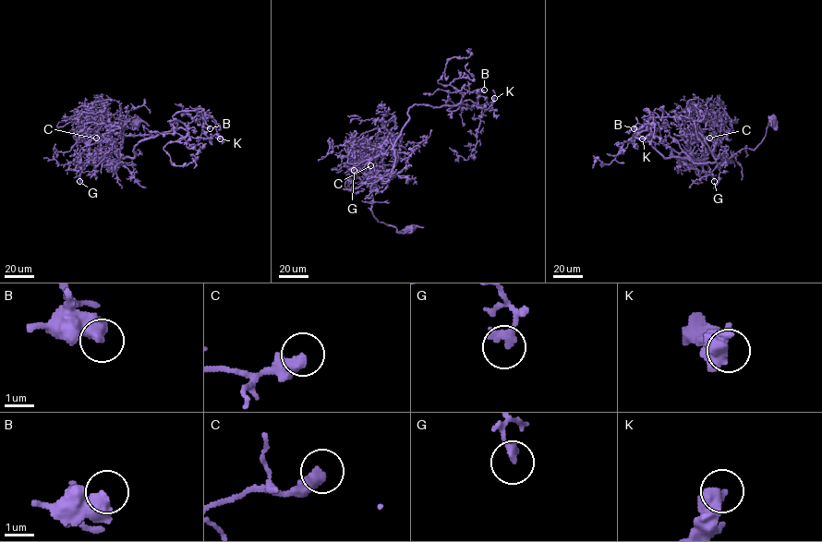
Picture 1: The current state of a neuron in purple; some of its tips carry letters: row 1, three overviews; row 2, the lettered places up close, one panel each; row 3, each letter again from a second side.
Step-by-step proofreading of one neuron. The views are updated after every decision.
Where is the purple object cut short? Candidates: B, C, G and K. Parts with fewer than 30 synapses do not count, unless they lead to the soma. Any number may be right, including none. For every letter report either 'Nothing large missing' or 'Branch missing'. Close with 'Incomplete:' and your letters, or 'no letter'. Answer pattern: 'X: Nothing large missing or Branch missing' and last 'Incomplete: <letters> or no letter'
B: Nothing large missing
C: Nothing large missing
G: Nothing large missing
K: Branch missing
Incomplete: K

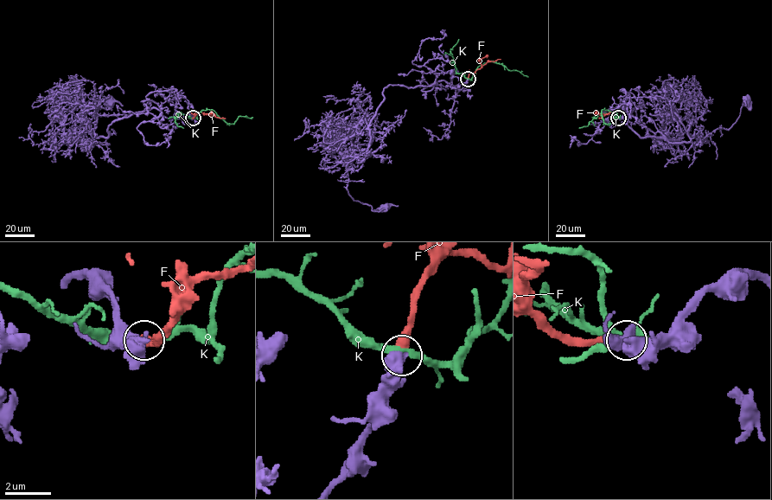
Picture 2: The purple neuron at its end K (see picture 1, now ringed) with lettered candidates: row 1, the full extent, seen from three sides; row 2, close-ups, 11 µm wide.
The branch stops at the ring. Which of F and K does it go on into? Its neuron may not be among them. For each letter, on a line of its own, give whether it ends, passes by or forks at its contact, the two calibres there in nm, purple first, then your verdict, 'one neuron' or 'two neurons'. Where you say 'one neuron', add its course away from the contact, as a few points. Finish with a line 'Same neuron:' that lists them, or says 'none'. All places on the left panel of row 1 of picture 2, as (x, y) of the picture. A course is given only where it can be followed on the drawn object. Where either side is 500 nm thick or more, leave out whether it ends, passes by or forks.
F: 650 nm thick on the purple side, 400 nm on the other; one neuron; it runs (192, 118), (201, 112), (226, 118)
K: 700 nm thick on the purple side, 280 nm on the other; two neurons
Same neuron: F

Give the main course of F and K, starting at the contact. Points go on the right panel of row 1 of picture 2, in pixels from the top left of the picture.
F: (618, 118), (609, 112), (599, 118)
K: (618, 118), (615, 112), (602, 110), (605, 124), (610, 123), (609, 116), (616, 117)

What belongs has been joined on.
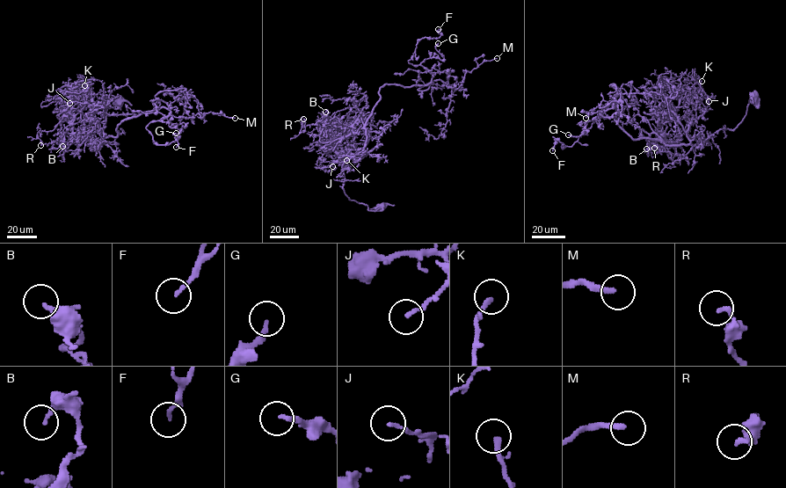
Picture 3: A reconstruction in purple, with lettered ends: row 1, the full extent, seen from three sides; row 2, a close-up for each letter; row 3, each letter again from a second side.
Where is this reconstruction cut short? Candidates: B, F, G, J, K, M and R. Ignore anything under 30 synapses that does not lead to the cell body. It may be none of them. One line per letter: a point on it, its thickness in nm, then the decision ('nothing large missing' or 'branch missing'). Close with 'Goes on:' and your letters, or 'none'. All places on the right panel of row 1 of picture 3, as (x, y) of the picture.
B: at (646, 149); 190 nm thick; nothing large missing
F: at (552, 150); 140 nm thick; nothing large missing
G: at (568, 134); 200 nm thick; nothing large missing
J: at (709, 101); 160 nm thick; nothing large missing
K: at (702, 81); 200 nm thick; nothing large missing
M: at (585, 118); 220 nm thick; branch missing
R: at (654, 148); 170 nm thick; nothing large missing
Goes on: M

